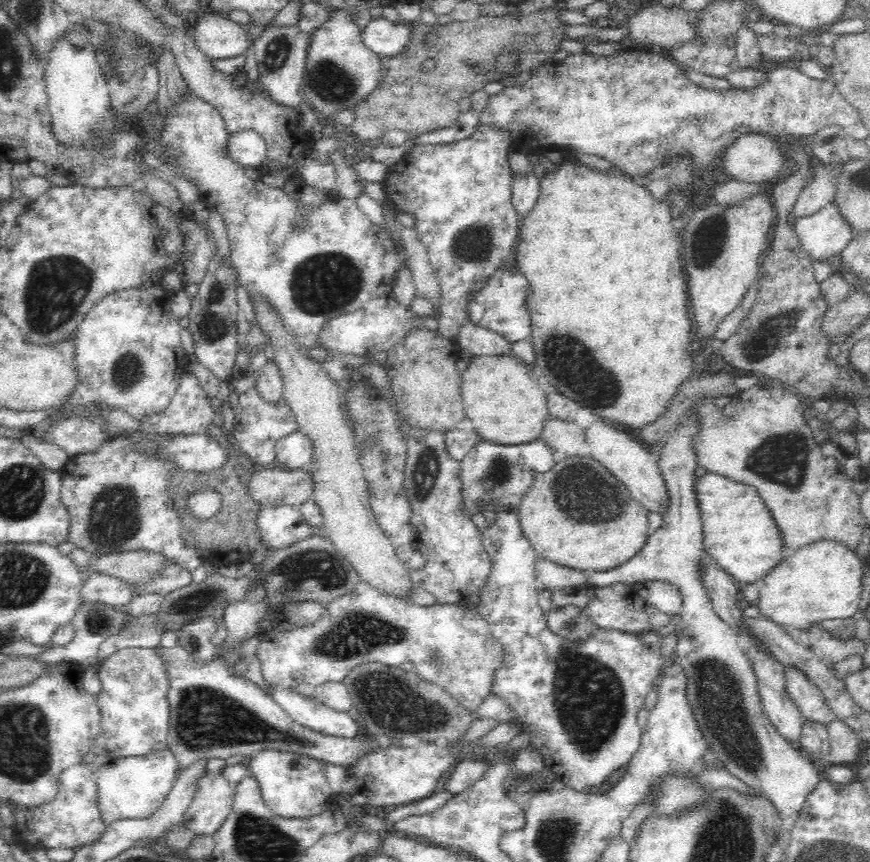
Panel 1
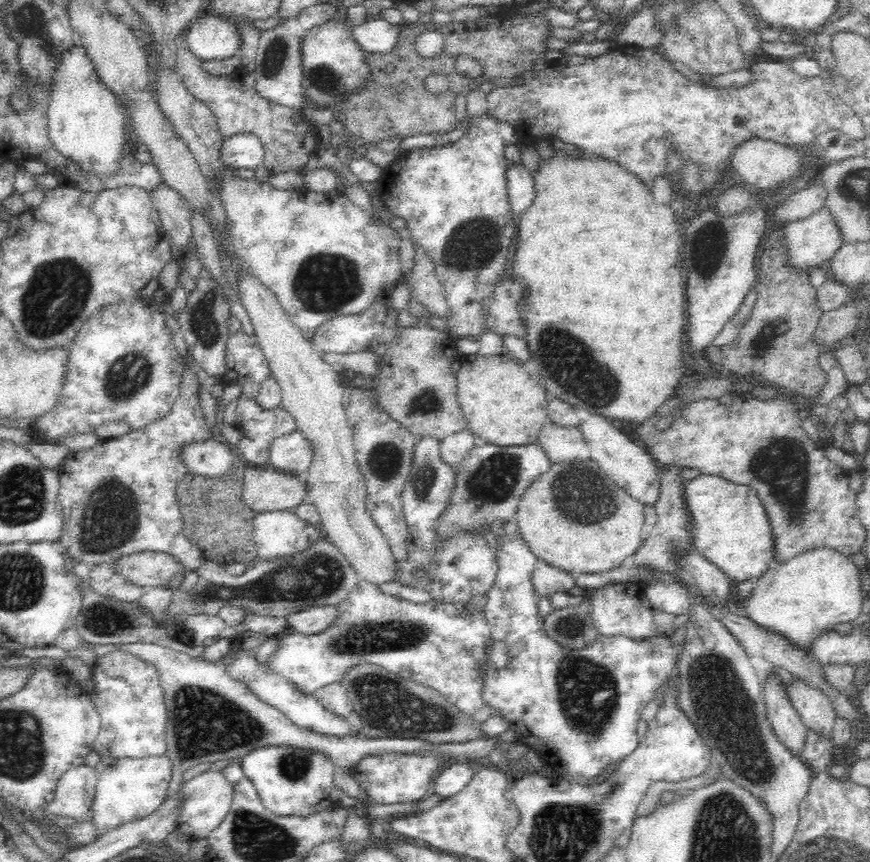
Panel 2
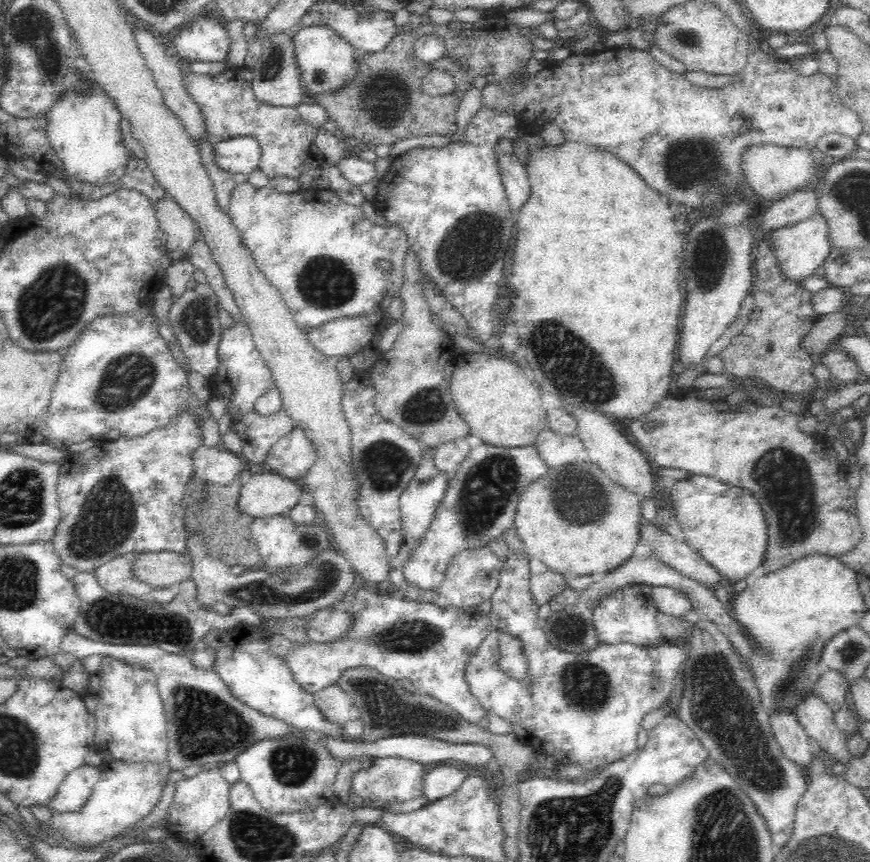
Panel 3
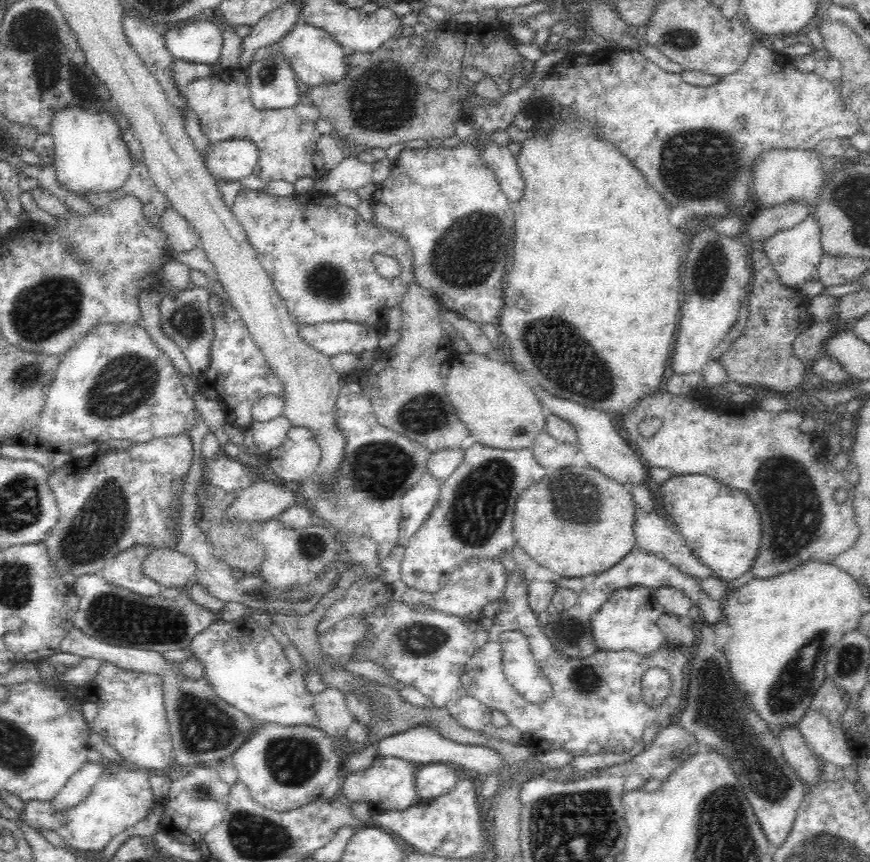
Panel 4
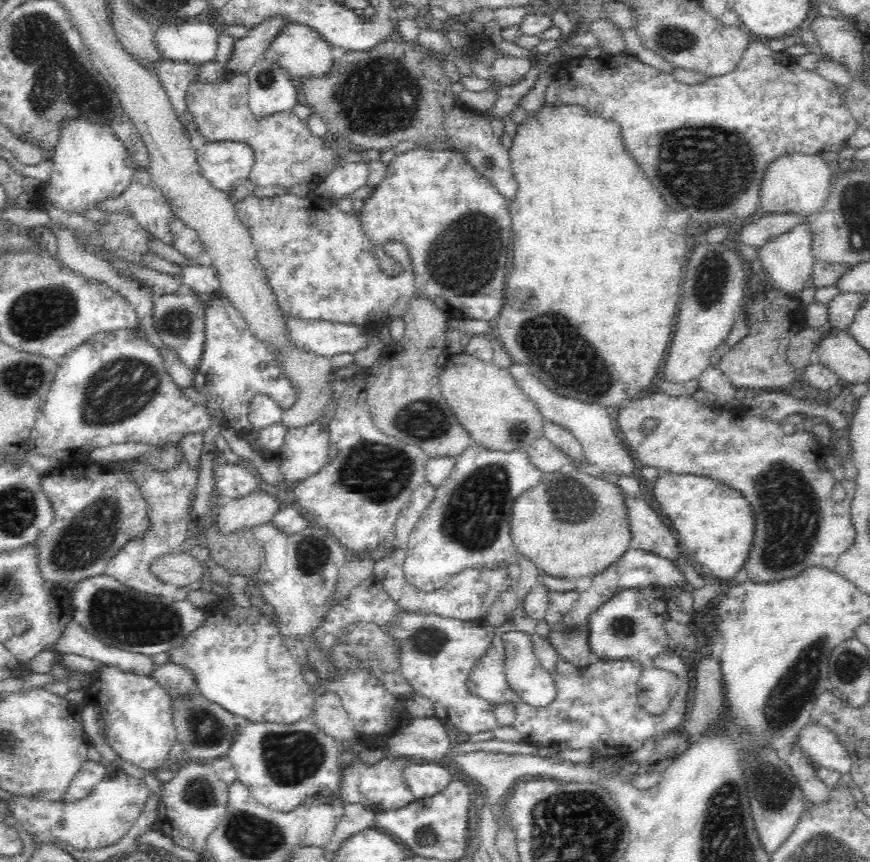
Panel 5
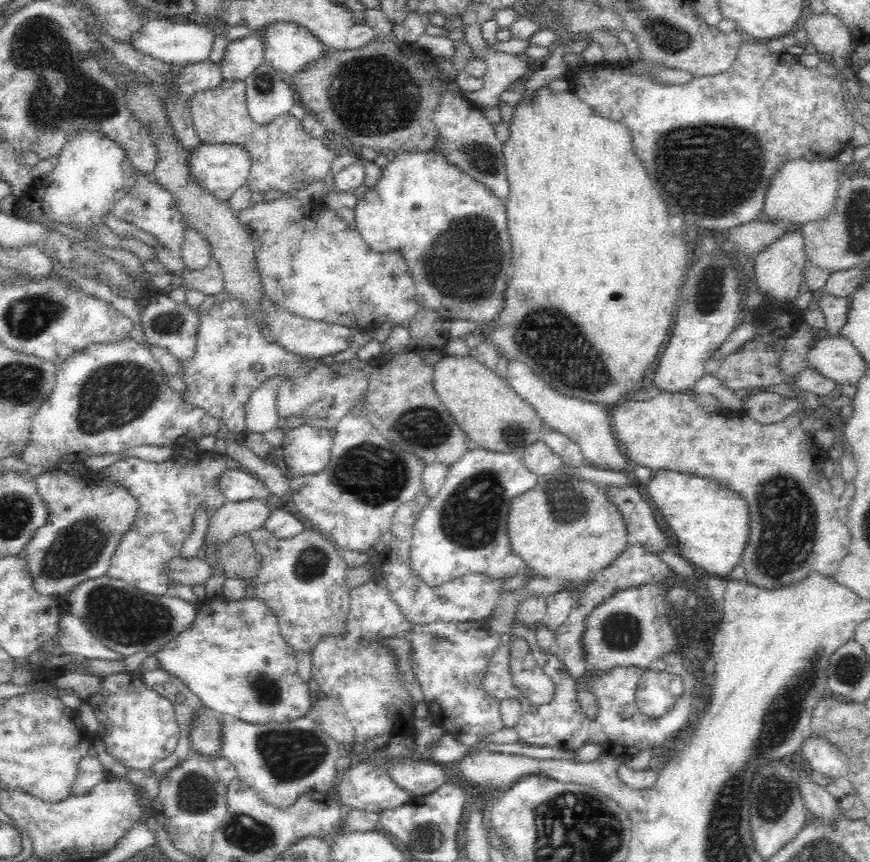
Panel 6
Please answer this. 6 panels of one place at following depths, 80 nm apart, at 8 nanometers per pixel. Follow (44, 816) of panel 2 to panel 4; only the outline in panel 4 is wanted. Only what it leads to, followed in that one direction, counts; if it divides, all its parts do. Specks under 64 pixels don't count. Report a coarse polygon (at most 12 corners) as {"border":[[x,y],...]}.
{"border":[[102,762],[83,764],[51,801],[54,812],[70,811],[91,793]]}

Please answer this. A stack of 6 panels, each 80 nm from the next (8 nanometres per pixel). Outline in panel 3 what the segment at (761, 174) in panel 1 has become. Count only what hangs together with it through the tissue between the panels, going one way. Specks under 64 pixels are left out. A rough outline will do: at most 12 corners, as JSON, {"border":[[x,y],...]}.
{"border":[[752,144],[740,174],[754,194],[784,198],[814,187],[809,149]]}

